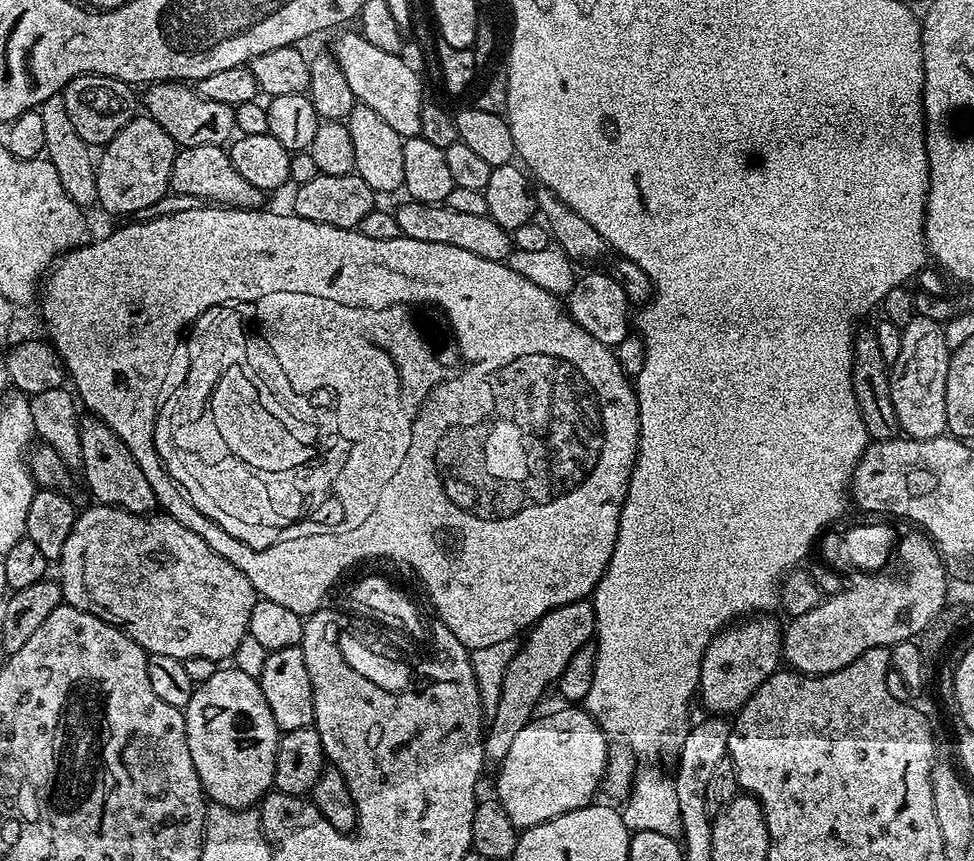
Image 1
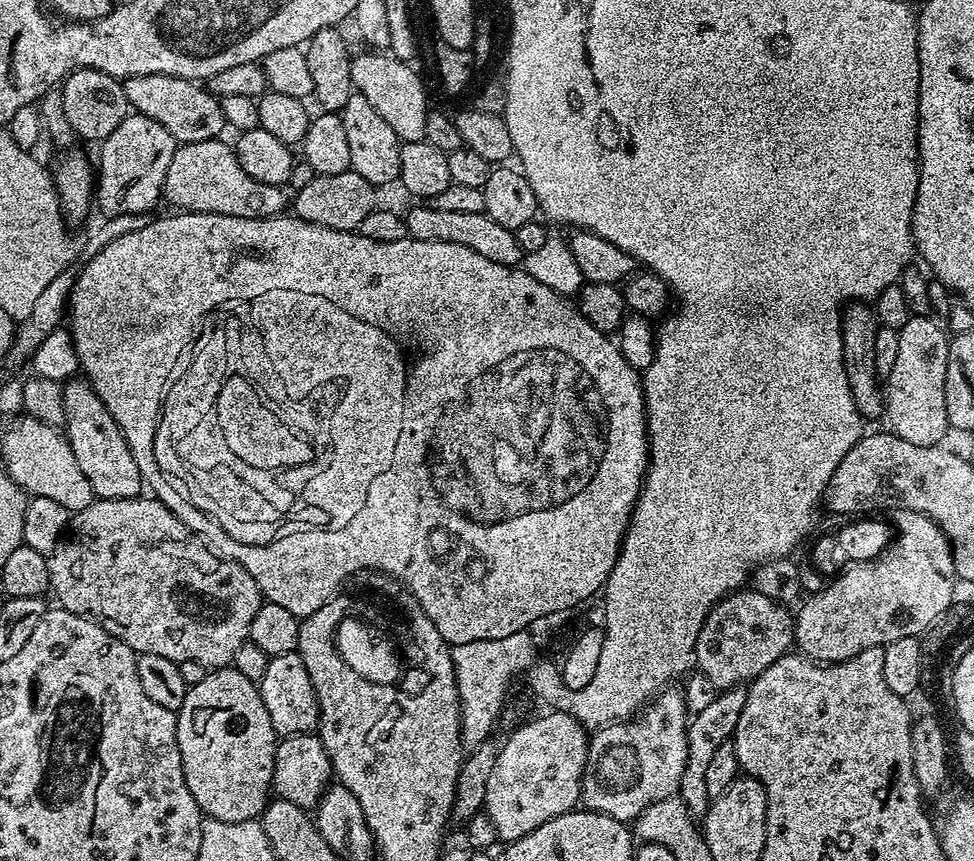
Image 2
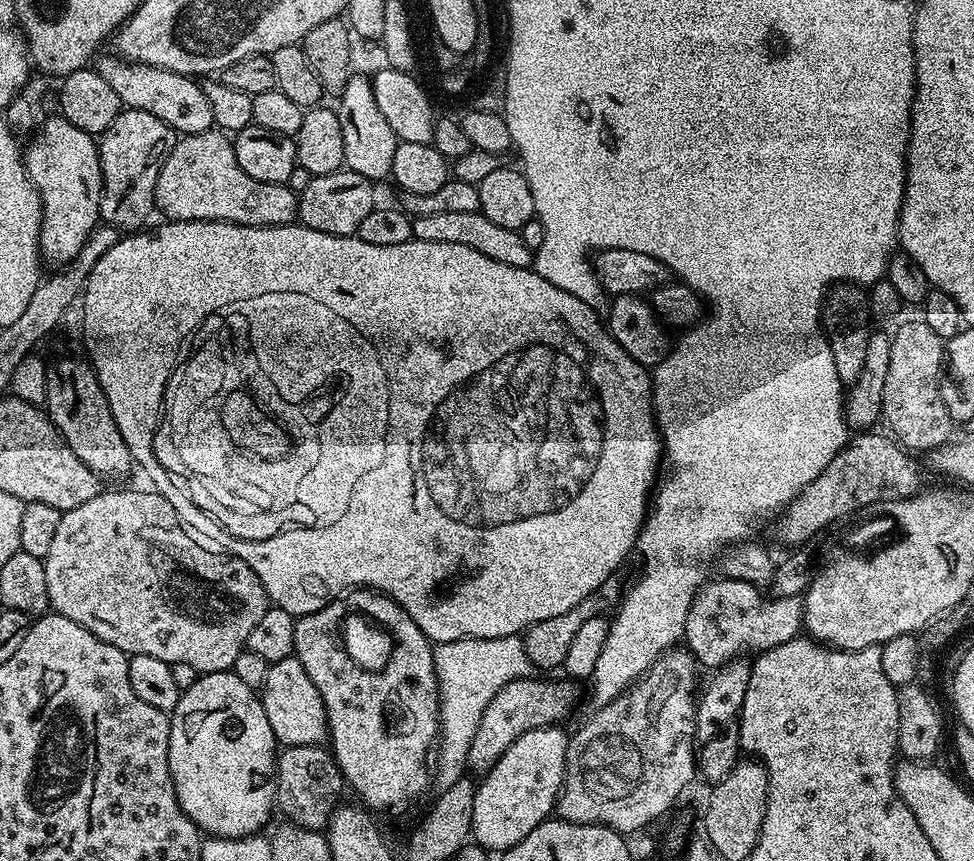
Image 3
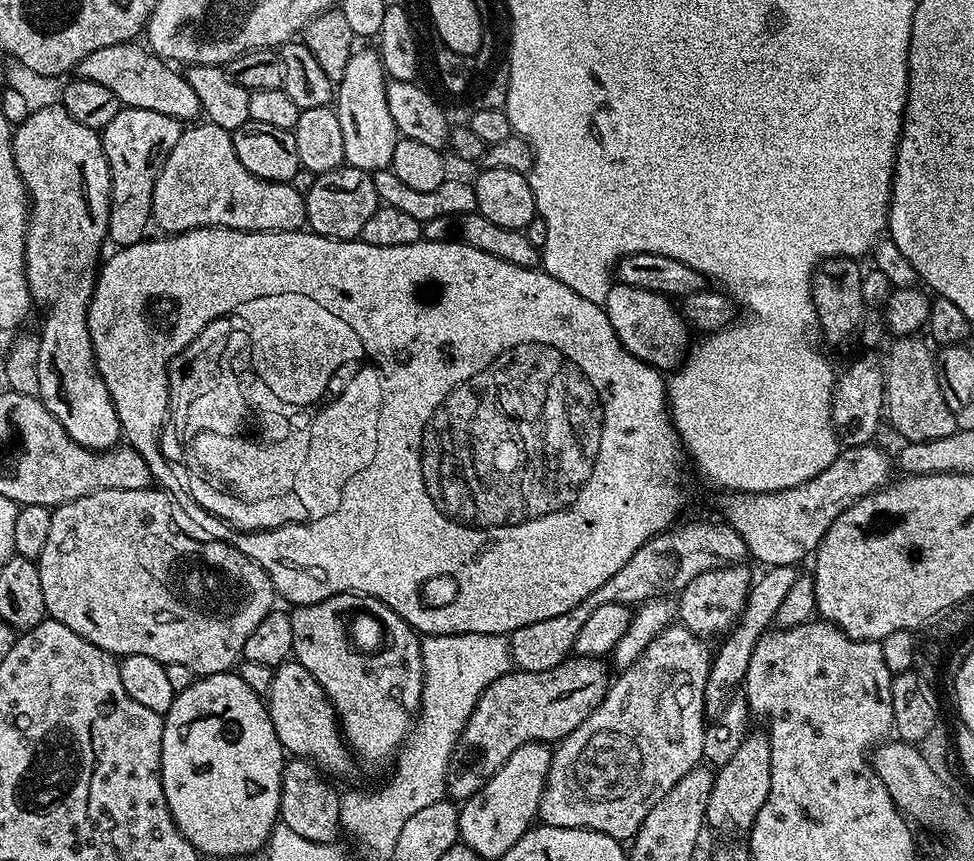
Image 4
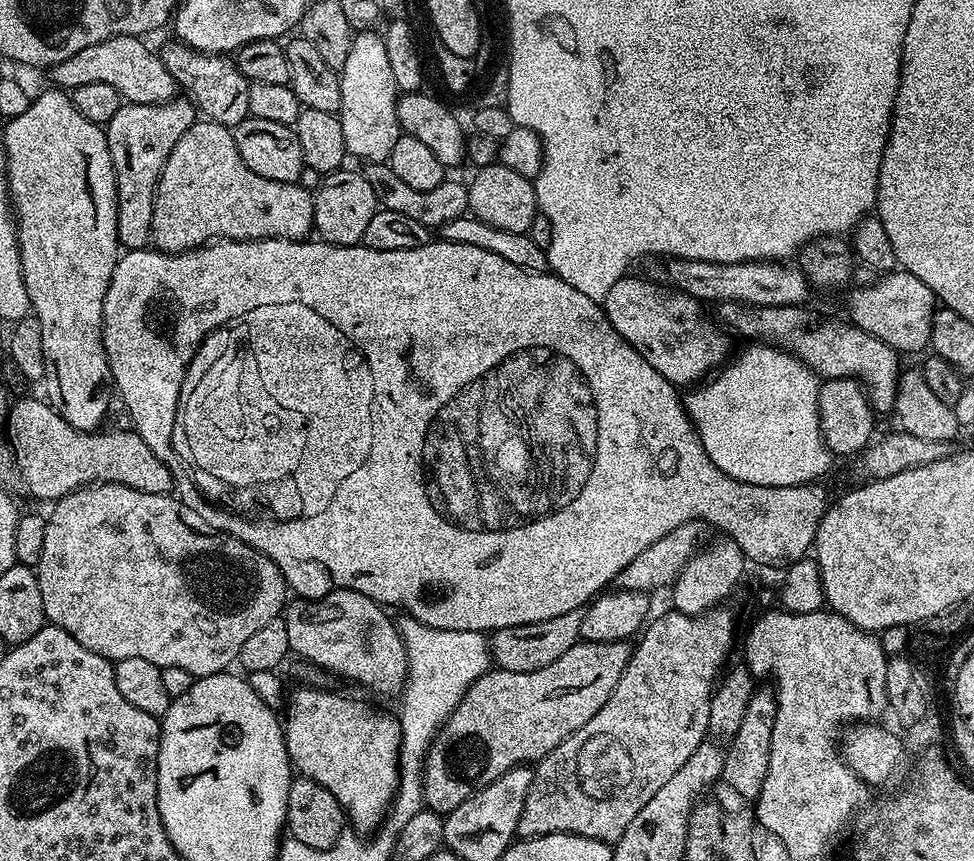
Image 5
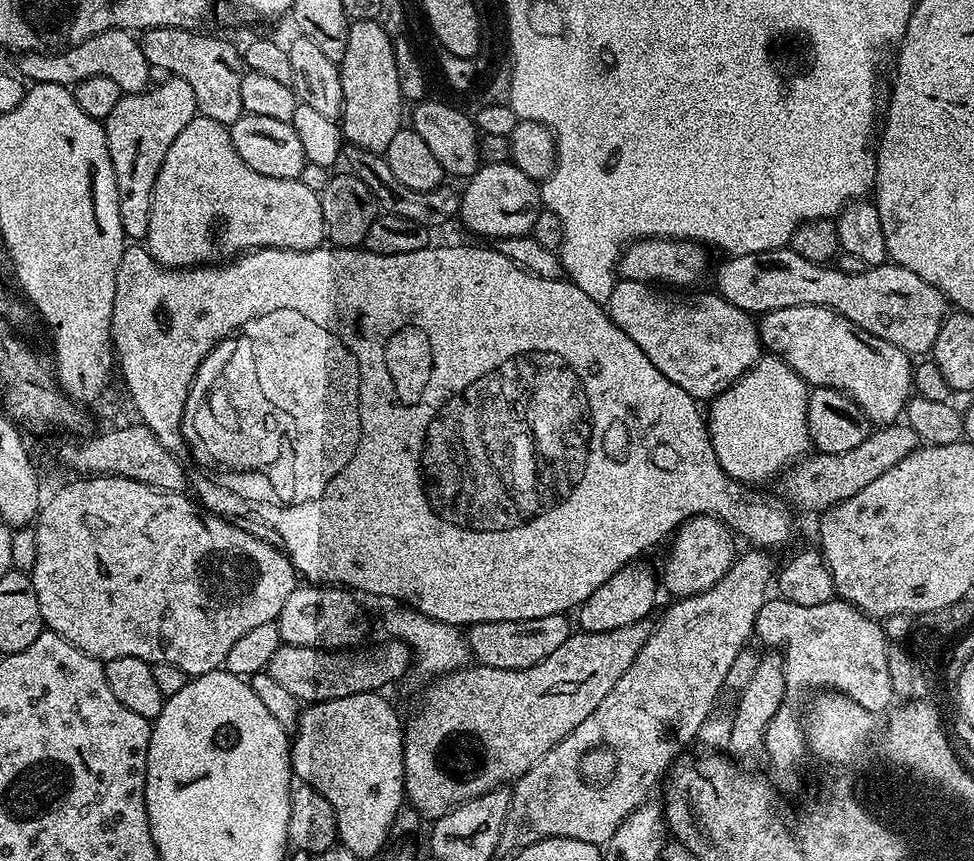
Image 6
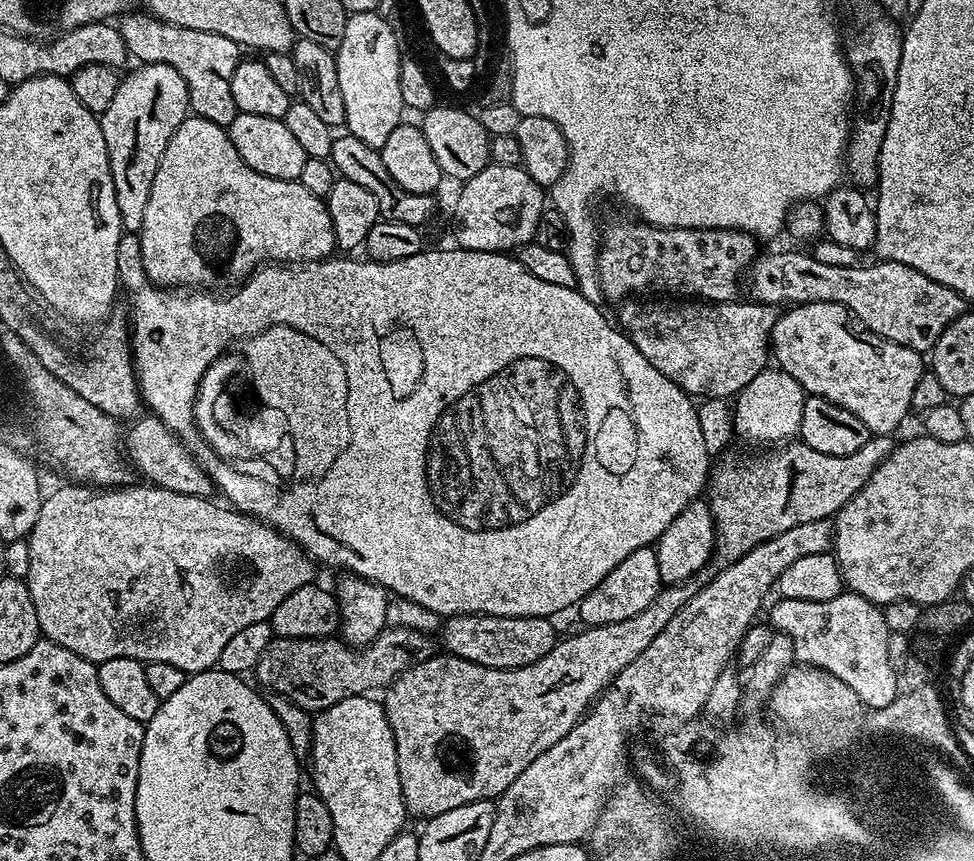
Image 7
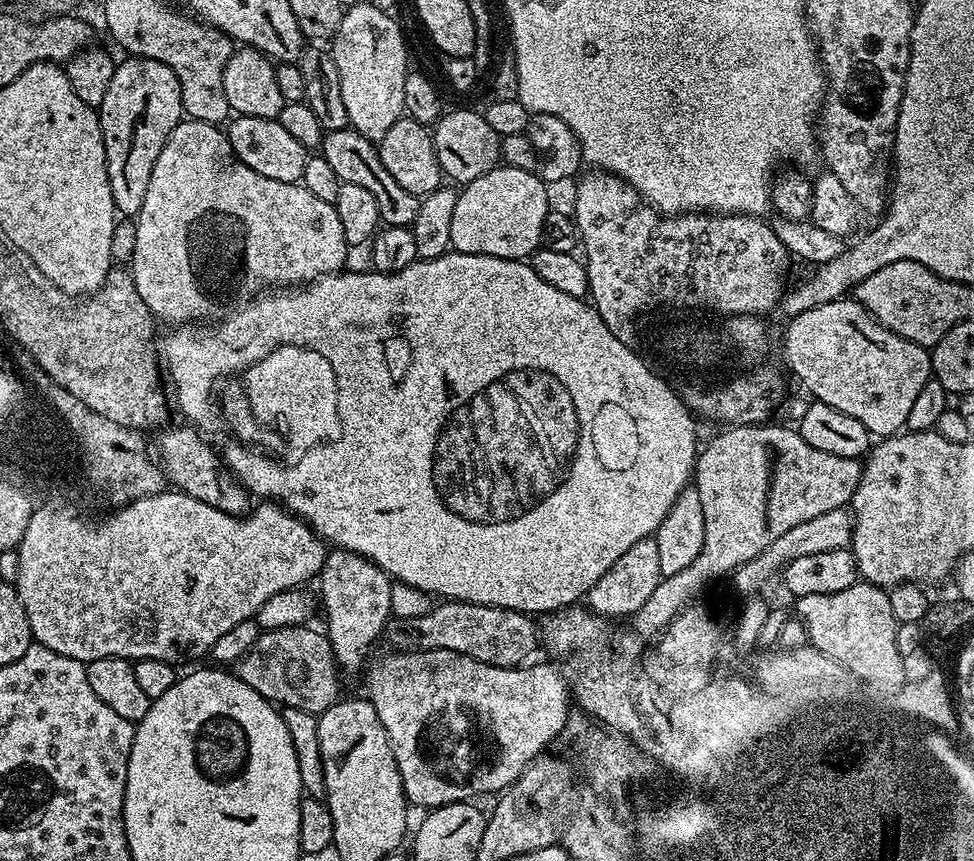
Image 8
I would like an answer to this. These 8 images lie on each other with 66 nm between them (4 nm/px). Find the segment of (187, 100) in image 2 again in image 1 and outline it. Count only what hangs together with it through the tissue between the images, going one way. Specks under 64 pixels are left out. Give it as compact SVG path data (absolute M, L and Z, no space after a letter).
M157 82L147 85L145 96L142 96L143 111L180 148L190 146L224 146L233 139L236 127L236 110L226 106L226 102L210 102L202 98L195 87L184 82Z

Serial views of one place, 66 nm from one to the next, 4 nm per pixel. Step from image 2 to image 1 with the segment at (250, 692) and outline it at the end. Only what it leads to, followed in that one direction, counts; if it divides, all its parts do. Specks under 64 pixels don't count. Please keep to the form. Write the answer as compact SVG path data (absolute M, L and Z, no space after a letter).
M235 666L221 667L214 678L195 685L190 702L183 708L186 722L186 746L190 746L190 758L194 758L194 770L198 770L204 795L212 804L227 808L252 808L269 795L274 784L274 762L281 738L281 731L266 706L266 694L262 694L259 679L242 674Z

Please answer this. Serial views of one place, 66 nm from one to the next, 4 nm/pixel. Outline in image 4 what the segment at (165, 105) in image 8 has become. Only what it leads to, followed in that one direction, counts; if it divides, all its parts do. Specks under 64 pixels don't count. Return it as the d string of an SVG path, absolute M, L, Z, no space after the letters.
M121 107L114 118L102 130L104 153L110 170L112 183L112 201L110 202L110 218L108 219L108 240L116 248L134 246L149 235L148 224L153 223L152 199L154 198L154 182L170 154L174 150L174 142L178 142L182 131L181 121L170 118L166 114L157 114L154 110L138 110L137 108Z

